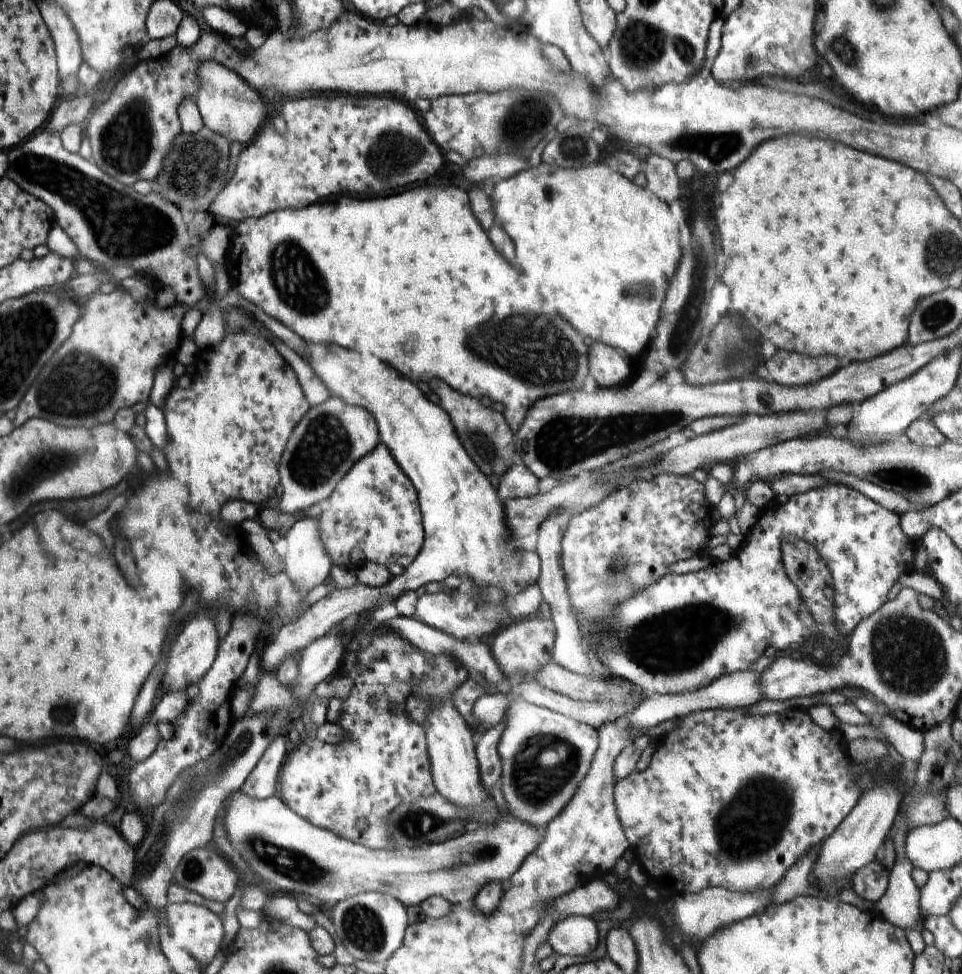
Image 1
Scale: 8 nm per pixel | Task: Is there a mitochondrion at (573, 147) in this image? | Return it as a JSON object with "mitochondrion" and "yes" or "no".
{"mitochondrion":"yes"}

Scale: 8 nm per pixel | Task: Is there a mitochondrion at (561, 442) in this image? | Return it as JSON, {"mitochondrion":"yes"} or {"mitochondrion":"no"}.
{"mitochondrion":"yes"}

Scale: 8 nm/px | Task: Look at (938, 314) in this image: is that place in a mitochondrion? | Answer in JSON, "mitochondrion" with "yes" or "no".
{"mitochondrion":"yes"}

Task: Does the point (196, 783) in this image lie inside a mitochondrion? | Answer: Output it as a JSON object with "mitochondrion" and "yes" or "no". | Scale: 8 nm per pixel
{"mitochondrion":"yes"}

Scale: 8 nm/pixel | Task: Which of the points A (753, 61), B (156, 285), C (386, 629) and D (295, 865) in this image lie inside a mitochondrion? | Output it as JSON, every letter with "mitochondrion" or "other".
{"A":"mitochondrion","B":"other","C":"other","D":"mitochondrion"}

